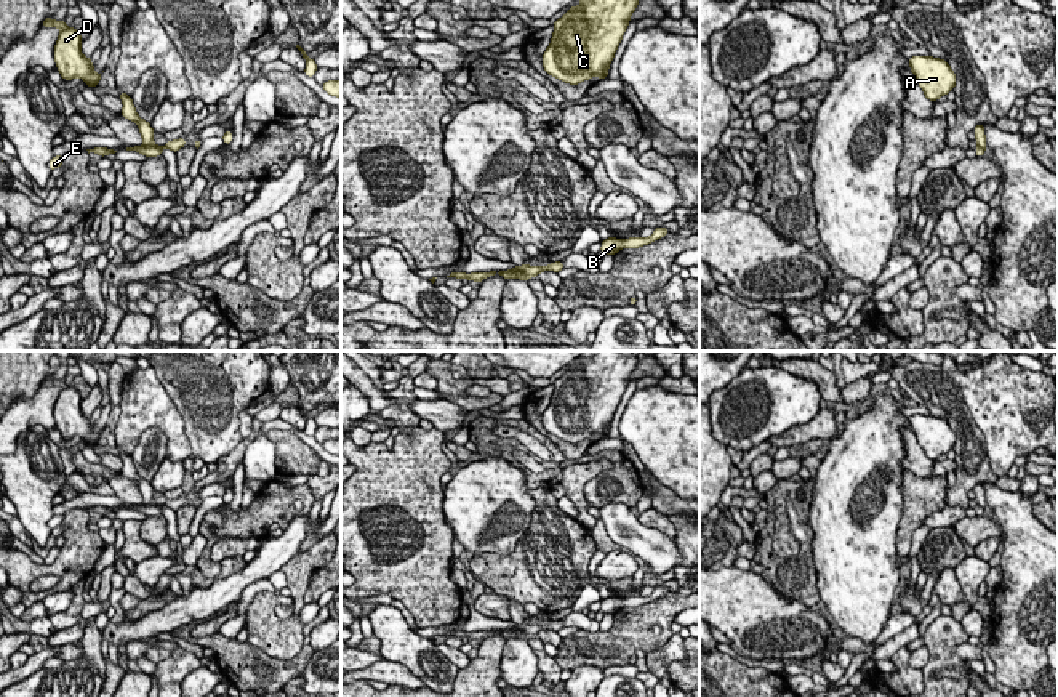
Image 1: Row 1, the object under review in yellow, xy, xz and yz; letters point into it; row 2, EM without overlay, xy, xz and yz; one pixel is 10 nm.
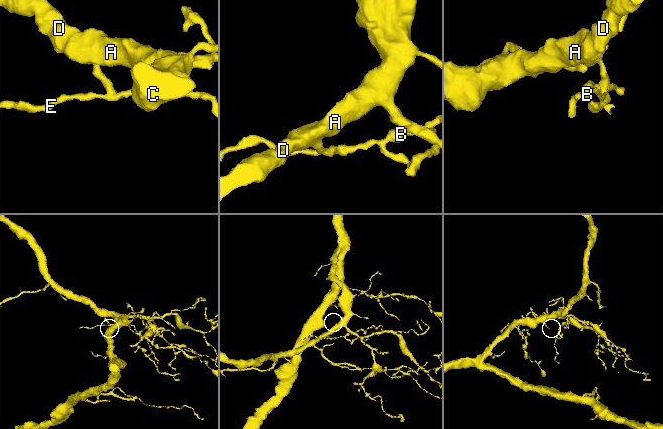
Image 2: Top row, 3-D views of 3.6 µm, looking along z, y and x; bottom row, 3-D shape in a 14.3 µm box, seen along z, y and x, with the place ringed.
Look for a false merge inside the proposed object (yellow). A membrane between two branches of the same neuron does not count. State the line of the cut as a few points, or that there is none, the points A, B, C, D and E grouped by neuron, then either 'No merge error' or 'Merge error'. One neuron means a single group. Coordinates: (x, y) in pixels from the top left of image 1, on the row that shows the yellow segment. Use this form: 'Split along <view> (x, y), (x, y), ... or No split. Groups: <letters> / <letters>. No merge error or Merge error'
Split along xy (154, 145), (143, 146). Groups: A C D / B E. Merge error

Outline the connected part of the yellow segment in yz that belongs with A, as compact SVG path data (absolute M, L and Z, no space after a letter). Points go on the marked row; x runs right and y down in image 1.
M933 56L909 58L911 72L916 75L919 87L932 103L948 95L956 87L956 74L946 62Z

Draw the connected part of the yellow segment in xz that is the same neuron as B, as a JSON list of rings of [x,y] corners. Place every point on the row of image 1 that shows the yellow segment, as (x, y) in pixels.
[[[659,226],[659,228],[655,229],[655,232],[650,237],[645,237],[645,239],[642,239],[642,237],[629,237],[629,239],[619,240],[616,237],[608,237],[608,239],[602,240],[600,252],[603,255],[615,255],[621,248],[635,250],[637,247],[648,245],[648,244],[664,237],[666,234],[669,234],[669,229]]]

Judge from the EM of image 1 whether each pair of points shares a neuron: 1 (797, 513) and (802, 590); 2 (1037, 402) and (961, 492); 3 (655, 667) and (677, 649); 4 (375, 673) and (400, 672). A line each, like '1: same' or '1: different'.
1: same
2: different
3: same
4: same

